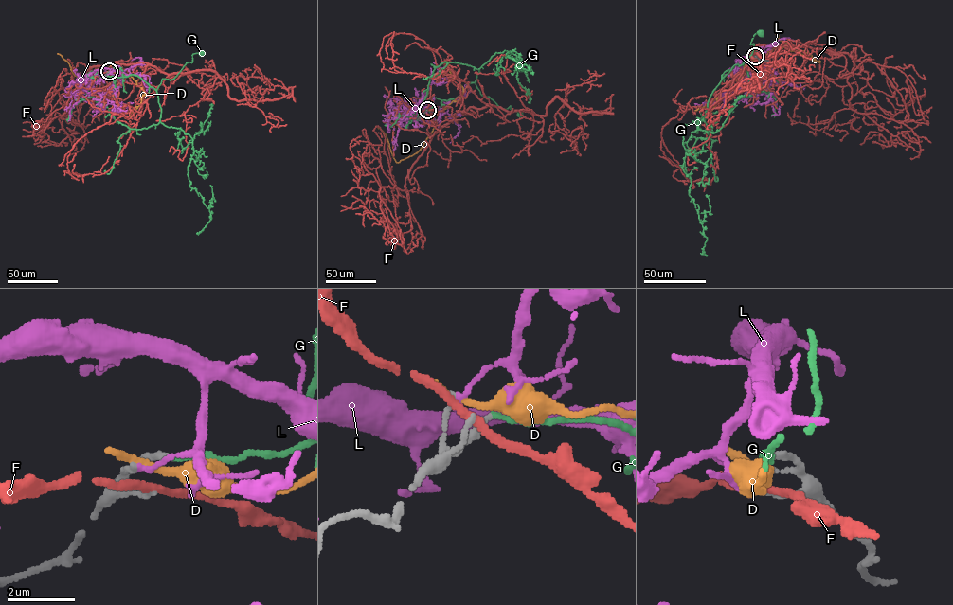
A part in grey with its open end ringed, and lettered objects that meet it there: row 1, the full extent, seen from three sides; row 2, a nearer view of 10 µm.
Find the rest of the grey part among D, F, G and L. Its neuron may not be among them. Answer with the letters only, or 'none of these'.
G

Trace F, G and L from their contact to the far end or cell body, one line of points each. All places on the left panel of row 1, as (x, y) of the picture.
F: (108, 73), (119, 80), (121, 63), (149, 62), (170, 74), (216, 73), (185, 113), (183, 160), (169, 151)
G: (109, 72), (119, 68), (156, 90), (202, 53)
L: (107, 72), (109, 69), (96, 69), (81, 78), (88, 88), (113, 101), (115, 111), (120, 110), (116, 112)

